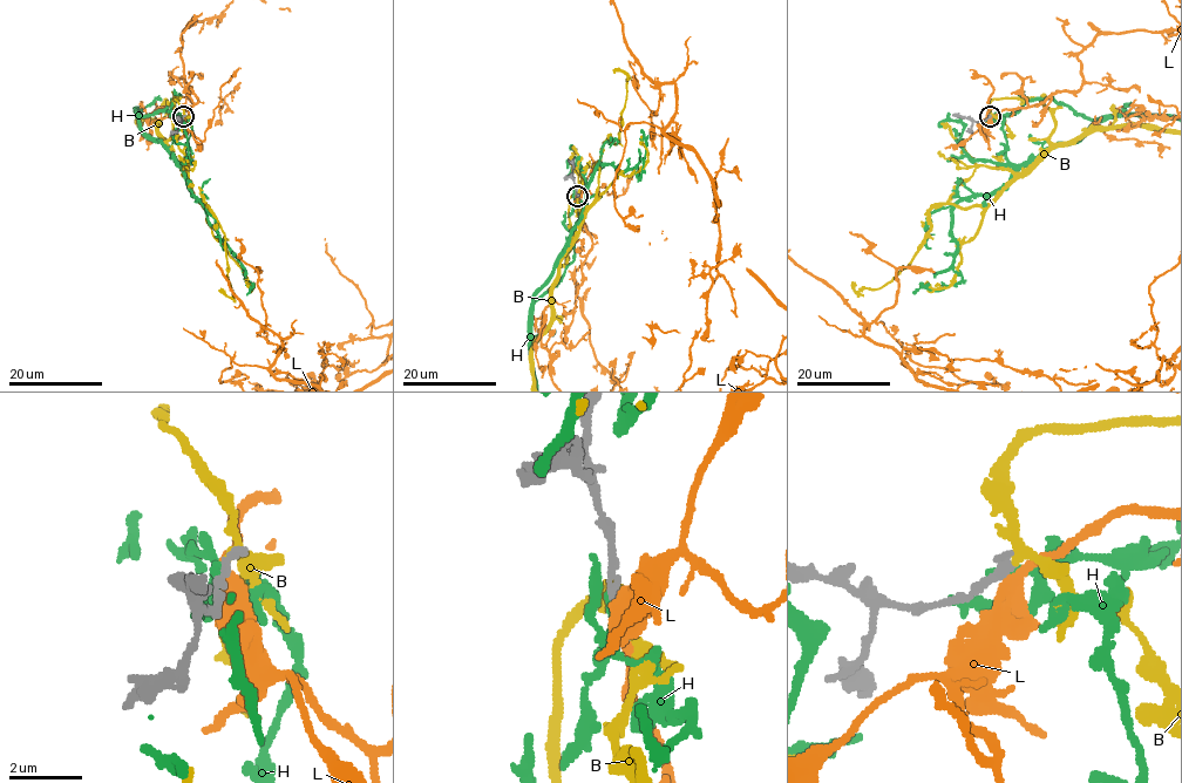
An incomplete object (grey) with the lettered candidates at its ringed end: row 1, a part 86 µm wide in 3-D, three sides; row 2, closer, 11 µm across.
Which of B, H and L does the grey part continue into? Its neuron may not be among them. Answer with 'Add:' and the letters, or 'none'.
Add: B

